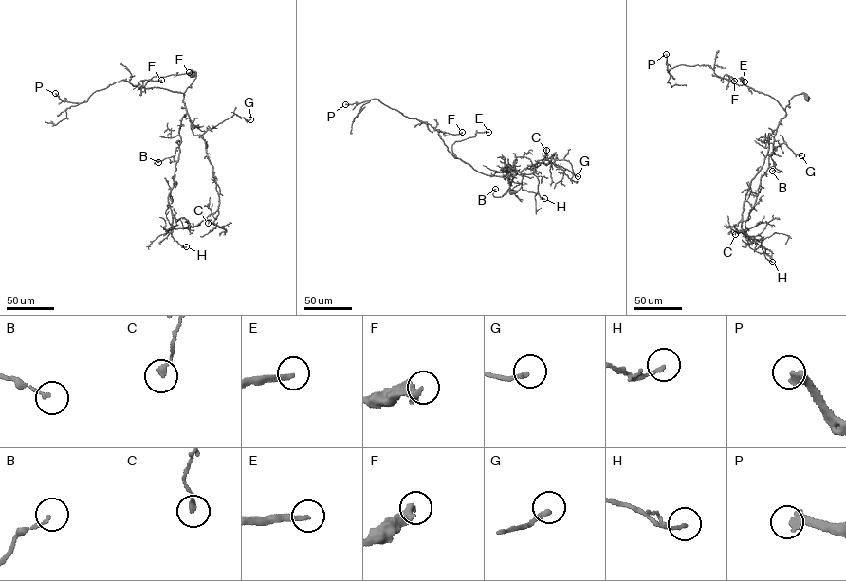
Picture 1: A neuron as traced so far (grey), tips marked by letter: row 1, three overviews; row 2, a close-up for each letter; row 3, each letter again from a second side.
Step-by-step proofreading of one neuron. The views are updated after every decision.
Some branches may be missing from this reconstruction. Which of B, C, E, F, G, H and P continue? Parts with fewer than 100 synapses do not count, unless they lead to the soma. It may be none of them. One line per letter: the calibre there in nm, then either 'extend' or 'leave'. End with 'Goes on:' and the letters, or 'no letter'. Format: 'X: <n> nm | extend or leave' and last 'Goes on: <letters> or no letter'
B: 120 nm | leave
C: 240 nm | leave
E: 240 nm | extend
F: 400 nm | leave
G: 200 nm | leave
H: 150 nm | leave
P: 360 nm | extend
Goes on: E, P

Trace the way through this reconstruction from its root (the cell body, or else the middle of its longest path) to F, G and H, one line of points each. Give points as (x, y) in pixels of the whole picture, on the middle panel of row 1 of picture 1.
F: (511, 191), (511, 175), (507, 178), (478, 172), (448, 151), (437, 130), (453, 135), (462, 132)
G: (511, 191), (512, 175), (507, 178), (505, 176), (505, 179), (505, 175), (537, 163), (553, 163), (578, 176)
H: (511, 191), (506, 165), (522, 174), (522, 190), (544, 198)

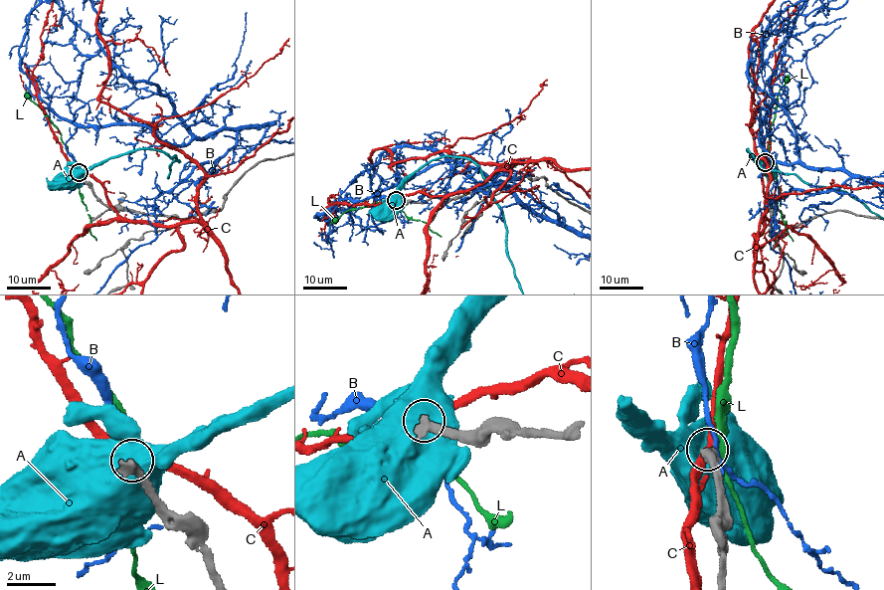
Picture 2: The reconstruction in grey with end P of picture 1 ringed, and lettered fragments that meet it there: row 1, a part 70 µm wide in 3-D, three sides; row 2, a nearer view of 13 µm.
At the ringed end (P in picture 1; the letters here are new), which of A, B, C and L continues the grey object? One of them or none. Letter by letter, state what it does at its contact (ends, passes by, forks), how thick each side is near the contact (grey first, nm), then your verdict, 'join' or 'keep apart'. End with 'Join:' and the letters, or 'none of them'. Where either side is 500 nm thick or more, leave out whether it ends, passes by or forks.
A: 440 nm thick on the grey side, 950 nm on the other; keep apart
B: 500 nm thick on the grey side, 190 nm on the other; keep apart
C: it passes by; 440 nm thick on the grey side, 360 nm on the other; keep apart
L: it passes by; 440 nm thick on the grey side, 240 nm on the other; keep apart
Join: none of them

